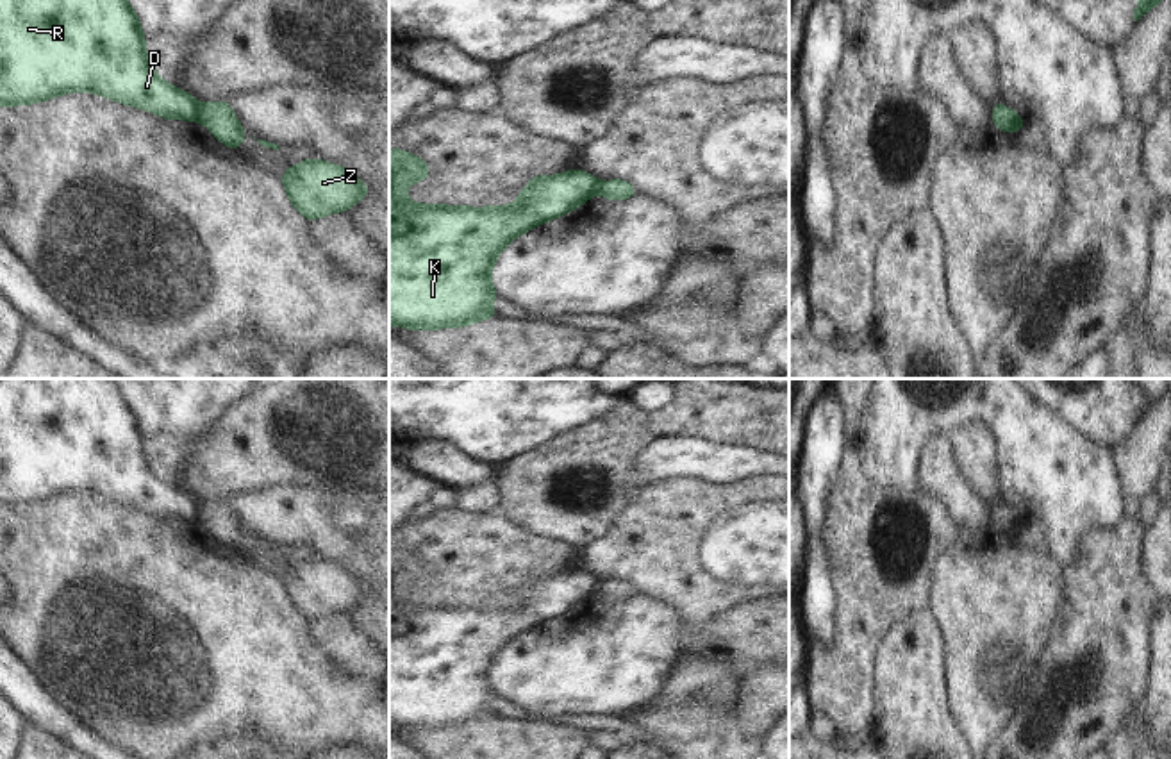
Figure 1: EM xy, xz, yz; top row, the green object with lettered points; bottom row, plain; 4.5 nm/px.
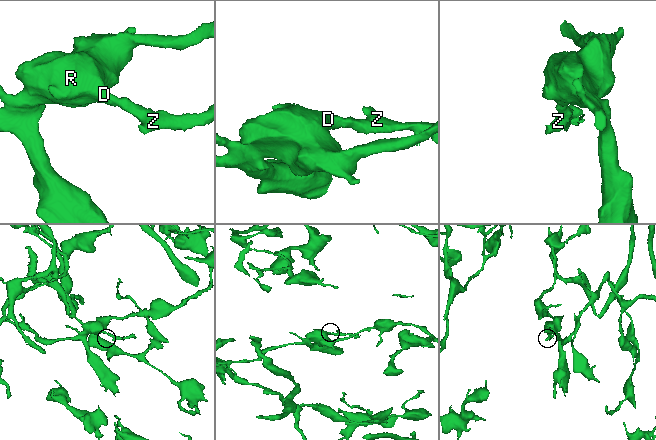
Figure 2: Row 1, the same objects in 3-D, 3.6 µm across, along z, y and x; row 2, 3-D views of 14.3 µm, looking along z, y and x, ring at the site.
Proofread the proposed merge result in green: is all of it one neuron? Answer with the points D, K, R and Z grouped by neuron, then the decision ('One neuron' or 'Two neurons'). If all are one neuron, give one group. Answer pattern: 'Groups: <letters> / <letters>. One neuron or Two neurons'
Groups: D K R / Z. Two neurons.

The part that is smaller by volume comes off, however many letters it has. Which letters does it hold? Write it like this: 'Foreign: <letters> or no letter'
Foreign: Z

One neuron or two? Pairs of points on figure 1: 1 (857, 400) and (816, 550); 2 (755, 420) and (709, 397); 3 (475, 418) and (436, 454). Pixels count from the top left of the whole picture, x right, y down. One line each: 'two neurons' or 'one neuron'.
1: two neurons
2: one neuron
3: two neurons

